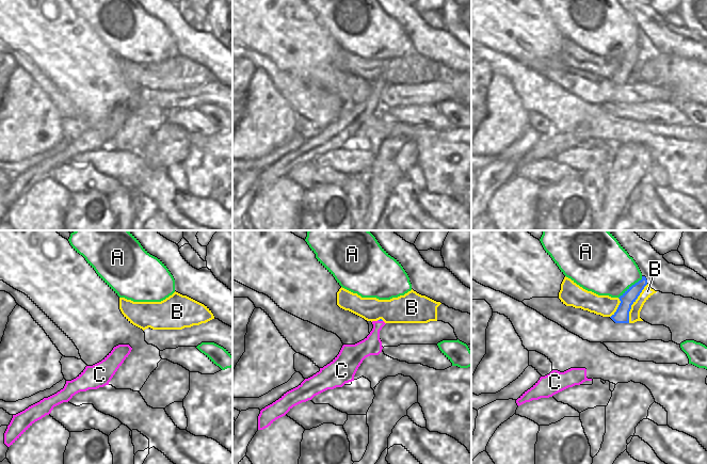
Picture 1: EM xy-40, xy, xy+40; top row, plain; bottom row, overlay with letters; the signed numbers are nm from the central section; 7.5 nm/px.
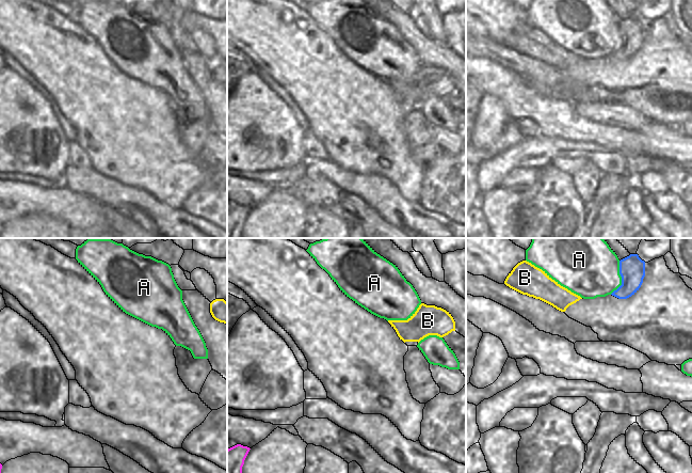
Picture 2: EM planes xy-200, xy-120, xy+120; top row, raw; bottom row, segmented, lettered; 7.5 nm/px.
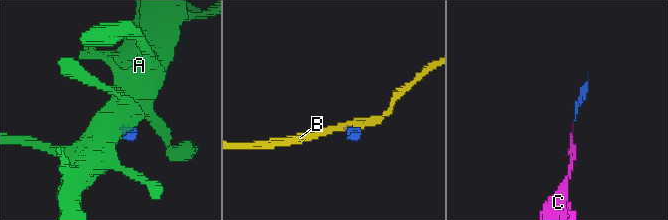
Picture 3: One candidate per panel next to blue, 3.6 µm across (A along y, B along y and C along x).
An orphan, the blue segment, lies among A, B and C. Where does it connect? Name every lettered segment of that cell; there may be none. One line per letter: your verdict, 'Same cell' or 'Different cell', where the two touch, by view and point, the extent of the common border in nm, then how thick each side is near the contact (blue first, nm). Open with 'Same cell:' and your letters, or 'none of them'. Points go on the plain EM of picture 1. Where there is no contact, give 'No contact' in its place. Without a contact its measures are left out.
Same cell: C
A: Different cell. Touches blue at xy+40 (631, 47). Shared border 240 nm. Thickness 110 nm (blue) against 400 nm
B: Different cell. Touches blue at xy+40 (632, 64). Shared border 320 nm. Thickness 110 nm (blue) against 80 nm
C: Same cell. Touches blue at xy (380, 81). Shared border 40 nm. Thickness 20 nm (blue) against 140 nm.

